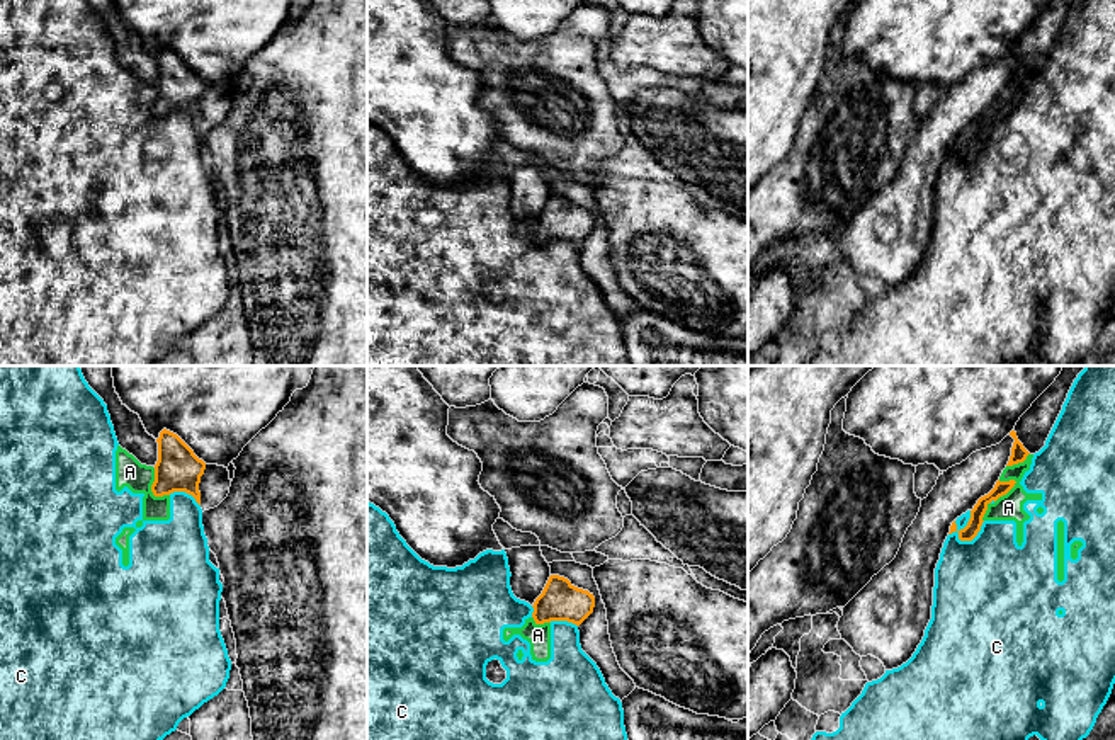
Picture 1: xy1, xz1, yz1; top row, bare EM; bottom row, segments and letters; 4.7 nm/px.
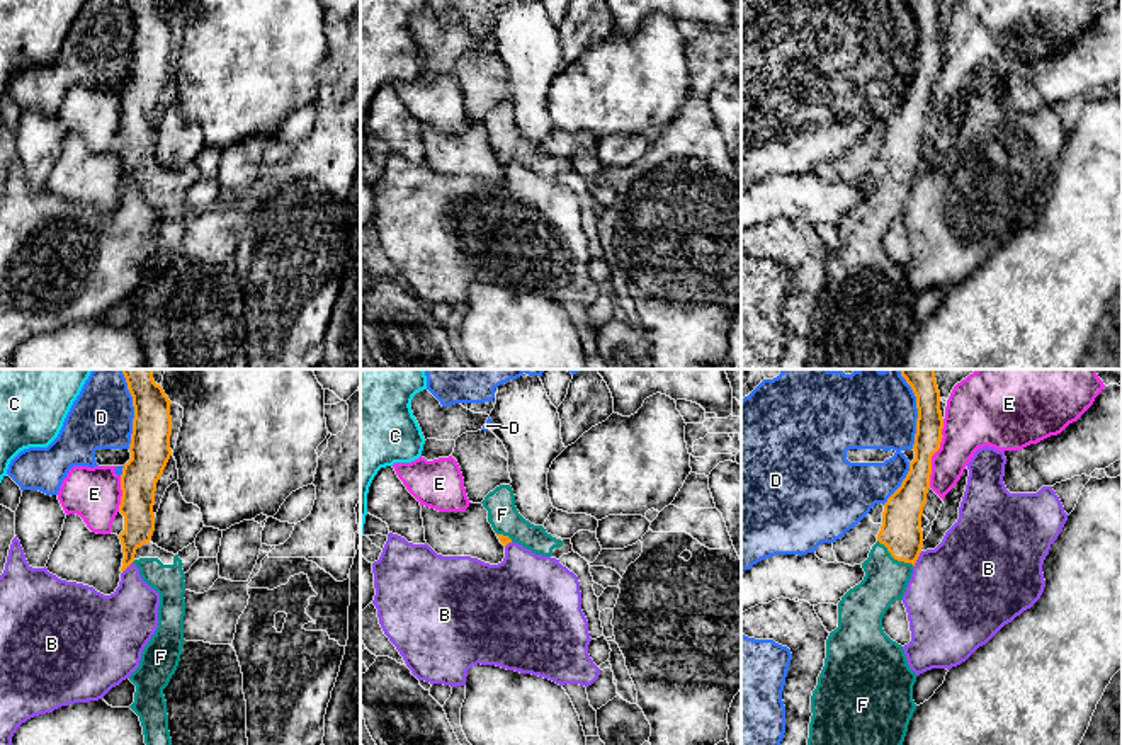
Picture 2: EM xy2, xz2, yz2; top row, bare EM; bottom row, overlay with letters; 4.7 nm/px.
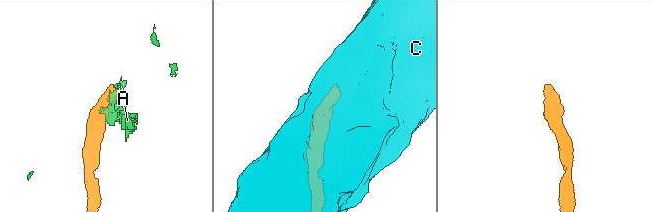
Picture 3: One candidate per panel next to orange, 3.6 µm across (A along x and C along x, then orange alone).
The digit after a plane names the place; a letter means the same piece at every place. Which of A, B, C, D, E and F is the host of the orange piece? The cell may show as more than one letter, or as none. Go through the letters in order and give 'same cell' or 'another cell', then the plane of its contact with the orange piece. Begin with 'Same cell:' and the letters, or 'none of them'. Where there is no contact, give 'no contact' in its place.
Same cell: F
A: another cell; meets orange in xy1
B: another cell; meets orange in yz2
C: another cell; meets orange in yz1
D: another cell; meets orange in xy2
E: another cell; meets orange in yz2
F: same cell; meets orange in yz2

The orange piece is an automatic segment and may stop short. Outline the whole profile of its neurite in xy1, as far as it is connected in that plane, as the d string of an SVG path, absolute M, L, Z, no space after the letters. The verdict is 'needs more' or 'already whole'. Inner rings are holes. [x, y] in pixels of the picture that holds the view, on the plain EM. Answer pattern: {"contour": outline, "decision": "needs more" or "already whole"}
{"contour": "M163 48L158 61L158 80L155 83L155 100L151 111L155 116L185 111L201 124L199 102L206 82L173 51Z", "decision": "already whole"}

